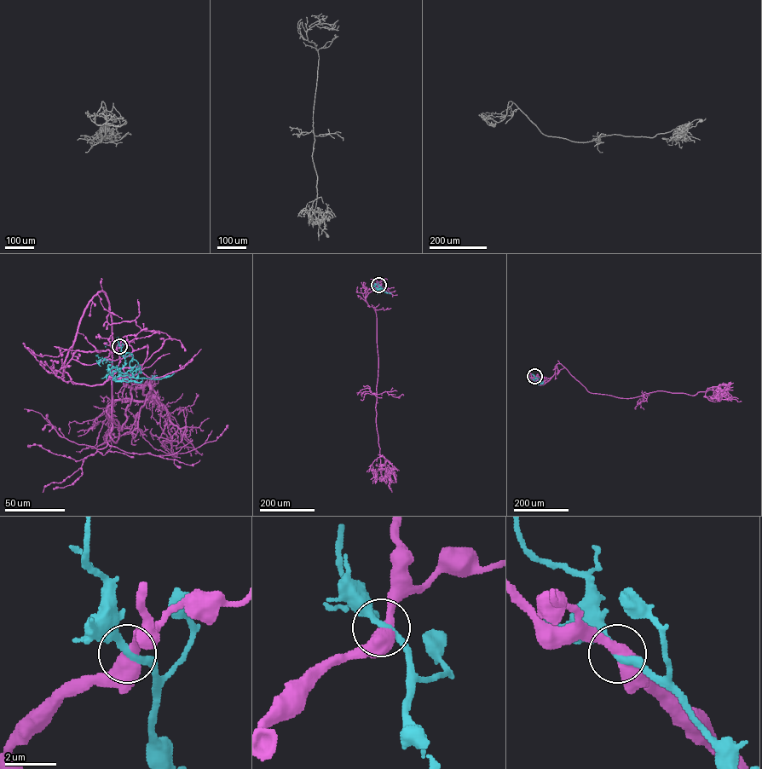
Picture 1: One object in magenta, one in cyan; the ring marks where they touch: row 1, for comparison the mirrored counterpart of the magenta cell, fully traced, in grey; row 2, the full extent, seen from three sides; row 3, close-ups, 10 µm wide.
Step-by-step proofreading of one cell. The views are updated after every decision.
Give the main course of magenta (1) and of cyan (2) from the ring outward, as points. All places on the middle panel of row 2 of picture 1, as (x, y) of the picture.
1: (378, 285), (367, 291), (366, 300), (374, 309), (377, 319), (376, 423), (383, 478), (385, 470)
2: (378, 285), (381, 290), (377, 291), (373, 280), (375, 278)

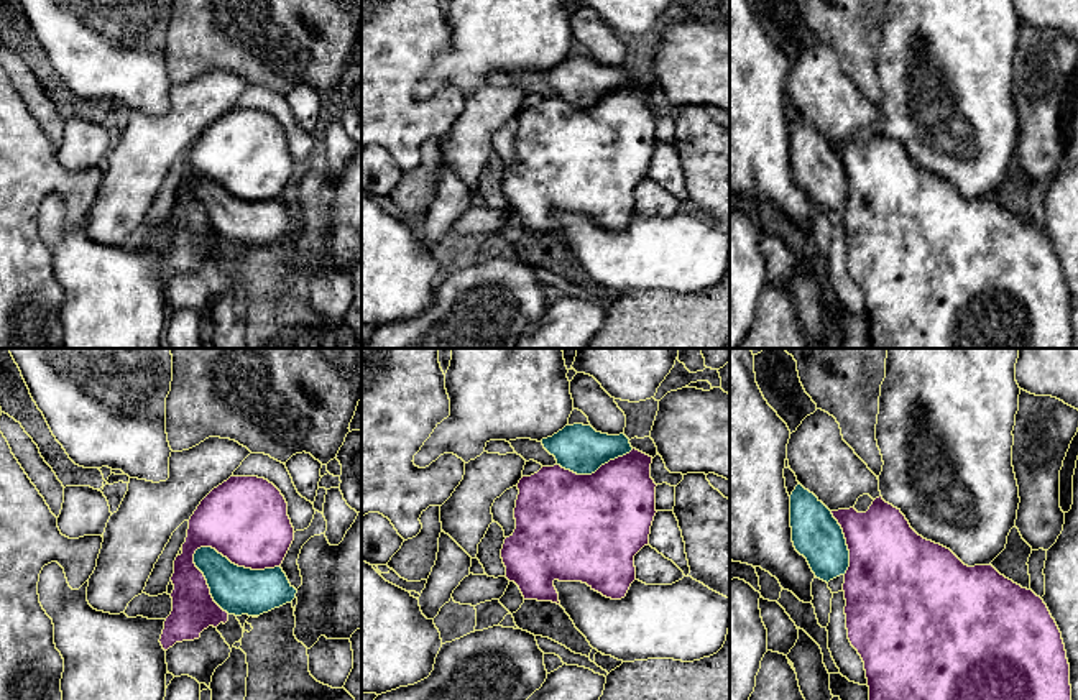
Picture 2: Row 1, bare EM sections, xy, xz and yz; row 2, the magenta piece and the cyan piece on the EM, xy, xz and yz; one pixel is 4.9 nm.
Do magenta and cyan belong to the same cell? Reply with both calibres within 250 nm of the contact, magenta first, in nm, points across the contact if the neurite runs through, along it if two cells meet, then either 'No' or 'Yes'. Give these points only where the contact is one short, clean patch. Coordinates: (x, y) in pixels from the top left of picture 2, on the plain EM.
Thickness 420 nm (magenta) against 240 nm. No

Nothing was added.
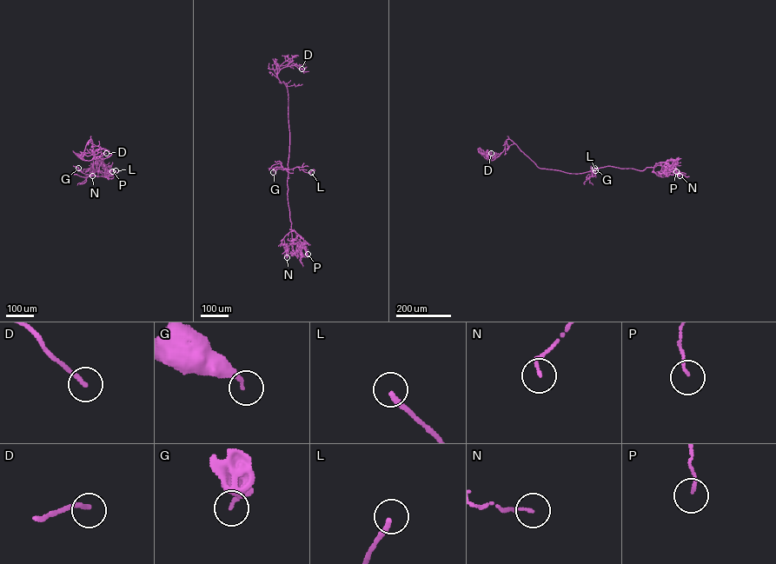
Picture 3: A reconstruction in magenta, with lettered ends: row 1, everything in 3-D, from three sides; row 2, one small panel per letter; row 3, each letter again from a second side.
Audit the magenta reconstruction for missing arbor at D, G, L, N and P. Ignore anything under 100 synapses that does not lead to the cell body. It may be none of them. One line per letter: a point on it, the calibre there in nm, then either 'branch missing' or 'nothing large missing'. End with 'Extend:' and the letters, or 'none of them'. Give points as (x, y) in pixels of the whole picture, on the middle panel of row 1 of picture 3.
D: (301, 69) | 180 nm | nothing large missing
G: (273, 172) | 160 nm | nothing large missing
L: (311, 172) | 220 nm | nothing large missing
N: (287, 257) | 120 nm | nothing large missing
P: (308, 254) | 100 nm | nothing large missing
Extend: none of them

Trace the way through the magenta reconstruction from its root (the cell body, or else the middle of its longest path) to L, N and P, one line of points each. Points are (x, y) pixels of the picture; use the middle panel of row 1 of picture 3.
L: (297, 244), (295, 253), (287, 169), (297, 167), (311, 172)
N: (297, 244), (288, 245), (287, 257)
P: (297, 244), (301, 247), (303, 243), (308, 254)

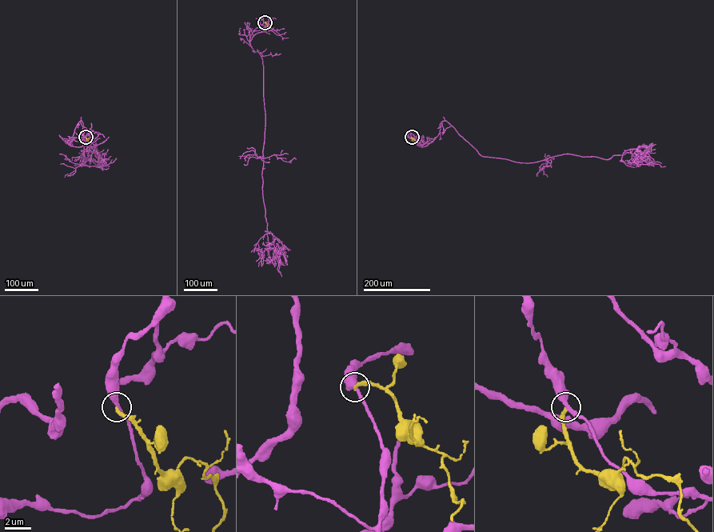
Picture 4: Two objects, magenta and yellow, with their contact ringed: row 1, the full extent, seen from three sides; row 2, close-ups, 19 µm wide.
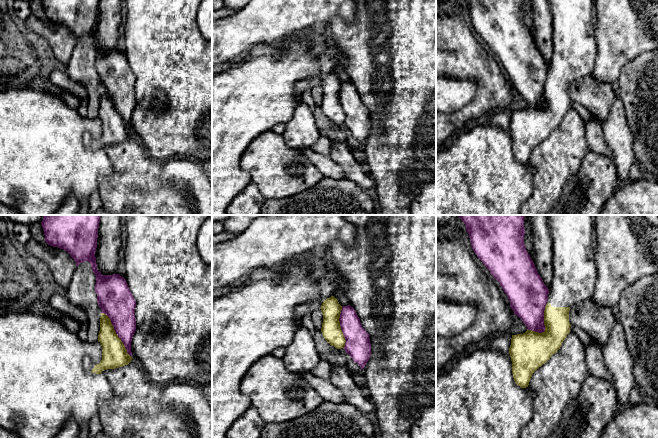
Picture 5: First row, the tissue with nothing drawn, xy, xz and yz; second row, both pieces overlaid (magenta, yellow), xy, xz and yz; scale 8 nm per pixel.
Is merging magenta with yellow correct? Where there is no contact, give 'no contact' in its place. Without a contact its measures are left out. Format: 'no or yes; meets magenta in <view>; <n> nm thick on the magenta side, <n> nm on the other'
no; meets magenta in xy; 280 nm thick on the magenta side, 200 nm on the other

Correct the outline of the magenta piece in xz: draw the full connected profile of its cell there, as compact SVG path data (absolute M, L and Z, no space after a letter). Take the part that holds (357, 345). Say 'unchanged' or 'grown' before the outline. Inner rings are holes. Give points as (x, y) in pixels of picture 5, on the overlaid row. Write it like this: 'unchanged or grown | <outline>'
unchanged | M350 305L342 307L339 321L346 340L344 349L363 369L371 356L369 334L362 327L356 311Z

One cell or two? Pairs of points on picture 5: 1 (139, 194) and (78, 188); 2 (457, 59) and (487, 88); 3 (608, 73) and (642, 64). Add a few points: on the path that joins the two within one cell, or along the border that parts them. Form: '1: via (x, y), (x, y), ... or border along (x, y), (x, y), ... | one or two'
1: border along (112, 172), (99, 179), (97, 190) | two
2: via (465, 63), (482, 80) | one
3: border along (638, 54), (621, 69), (616, 88) | two

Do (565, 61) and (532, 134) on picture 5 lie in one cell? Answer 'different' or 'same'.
same

